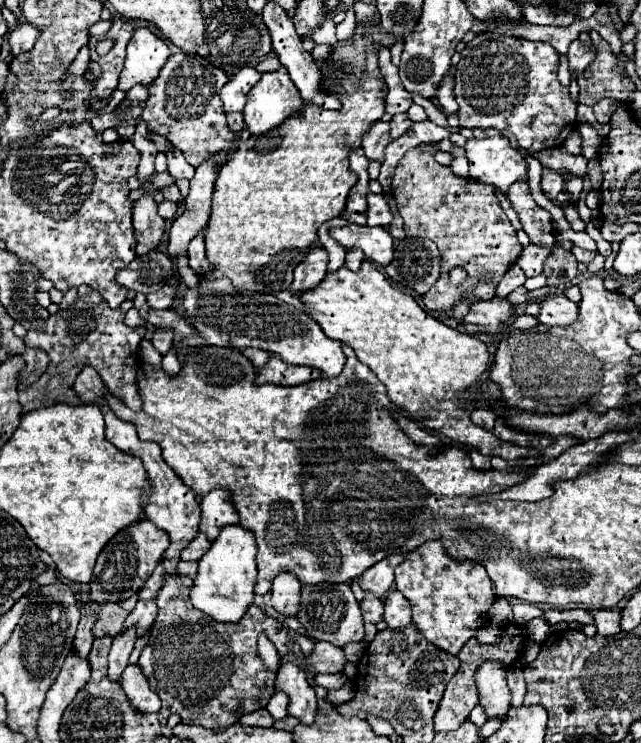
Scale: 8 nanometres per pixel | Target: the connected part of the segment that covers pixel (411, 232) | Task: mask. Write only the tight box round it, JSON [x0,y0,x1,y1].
[392,147,522,311]

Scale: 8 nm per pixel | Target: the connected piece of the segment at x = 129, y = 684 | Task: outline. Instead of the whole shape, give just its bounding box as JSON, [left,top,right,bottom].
[120,665,160,713]

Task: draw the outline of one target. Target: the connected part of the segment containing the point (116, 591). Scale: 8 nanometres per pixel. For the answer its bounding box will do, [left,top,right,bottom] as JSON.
[90,519,168,603]

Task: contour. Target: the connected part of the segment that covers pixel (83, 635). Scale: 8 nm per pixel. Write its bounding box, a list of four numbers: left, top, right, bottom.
[72,615,96,659]

